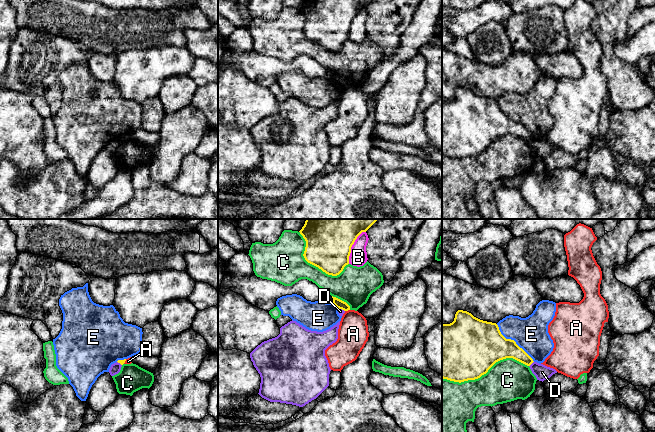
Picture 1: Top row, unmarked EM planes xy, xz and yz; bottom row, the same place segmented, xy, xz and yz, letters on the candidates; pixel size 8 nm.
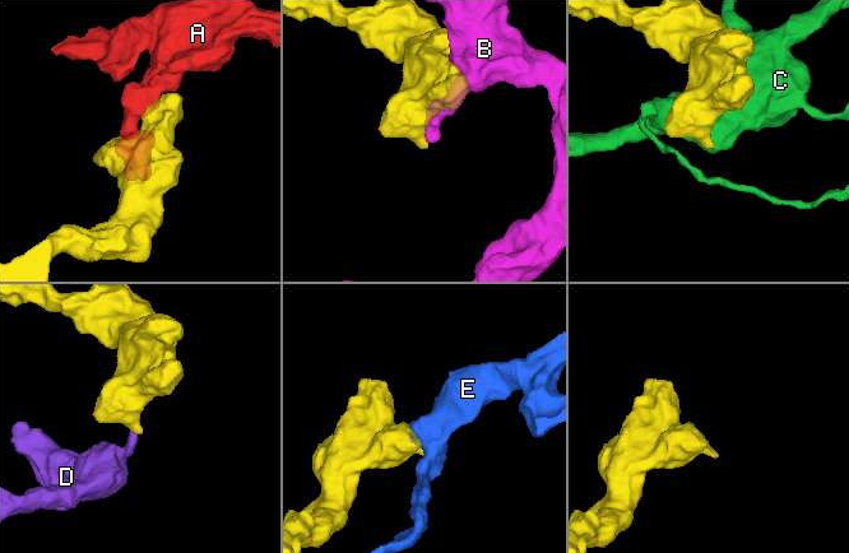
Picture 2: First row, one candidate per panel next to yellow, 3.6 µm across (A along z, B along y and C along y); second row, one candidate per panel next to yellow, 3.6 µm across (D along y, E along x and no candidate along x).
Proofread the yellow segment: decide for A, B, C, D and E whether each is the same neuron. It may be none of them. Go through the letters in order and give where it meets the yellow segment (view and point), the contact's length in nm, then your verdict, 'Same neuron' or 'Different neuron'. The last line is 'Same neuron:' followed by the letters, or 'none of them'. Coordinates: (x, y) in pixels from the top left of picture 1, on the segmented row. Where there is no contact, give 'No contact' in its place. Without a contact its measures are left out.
A: Touches yellow at xz (347, 310). Shared border 40 nm. Different neuron
B: Touches yellow at xz (351, 246). Shared border 300 nm. Different neuron
C: Touches yellow at yz (485, 373). Shared border 700 nm. Different neuron
D: Touches yellow at yz (531, 363). Shared border 60 nm. Different neuron
E: Touches yellow at yz (513, 340). Shared border 440 nm. Different neuron
Same neuron: none of them

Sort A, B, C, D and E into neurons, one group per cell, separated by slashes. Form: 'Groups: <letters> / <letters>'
Groups: A / B / C / D / E

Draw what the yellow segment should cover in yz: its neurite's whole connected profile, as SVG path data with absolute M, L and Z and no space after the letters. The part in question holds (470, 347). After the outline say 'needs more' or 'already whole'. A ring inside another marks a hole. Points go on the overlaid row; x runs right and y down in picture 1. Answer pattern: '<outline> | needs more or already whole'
M458 310L454 321L442 324L442 378L454 382L475 380L486 374L498 361L513 358L527 366L533 359L514 340L506 339L496 323L474 317L471 313Z | already whole

